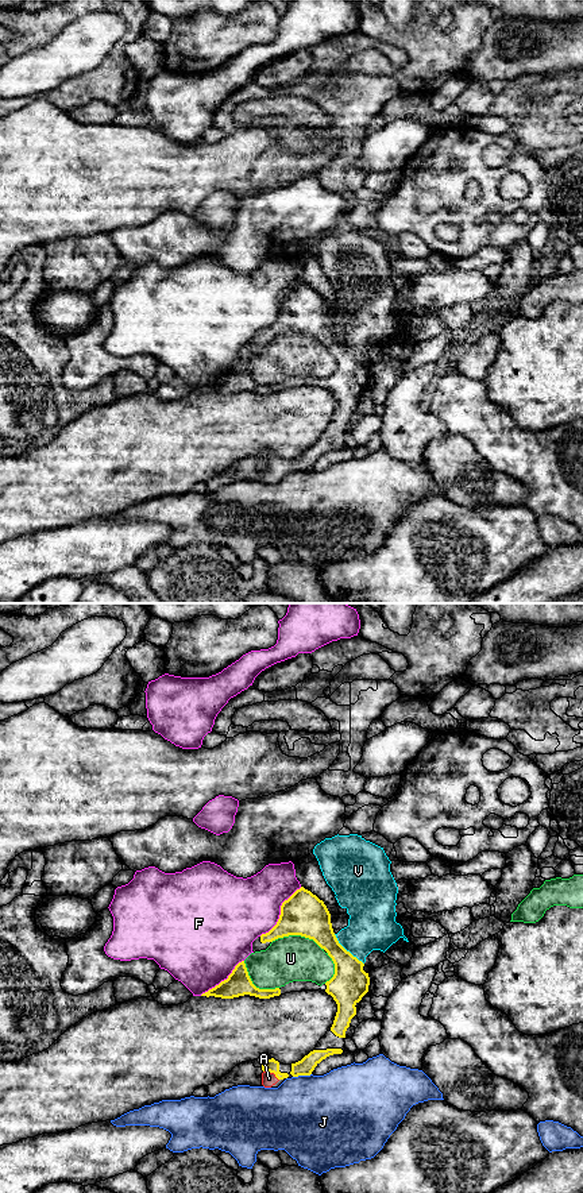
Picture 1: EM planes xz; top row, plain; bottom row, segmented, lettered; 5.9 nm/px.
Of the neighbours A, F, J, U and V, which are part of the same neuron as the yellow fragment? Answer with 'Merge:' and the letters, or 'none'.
Merge: A

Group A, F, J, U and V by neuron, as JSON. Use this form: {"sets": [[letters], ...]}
{"sets": [["A"], ["F"], ["J"], ["U"], ["V"]]}

